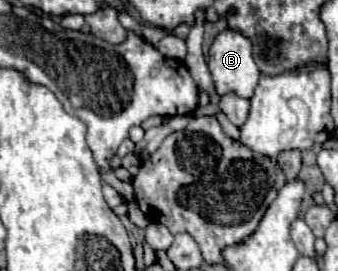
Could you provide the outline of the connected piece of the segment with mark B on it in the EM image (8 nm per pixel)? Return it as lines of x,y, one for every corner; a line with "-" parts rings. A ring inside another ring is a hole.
224,30
216,36
208,68
218,96
232,92
240,98
250,98
254,94
260,72
252,60
252,44
240,32

